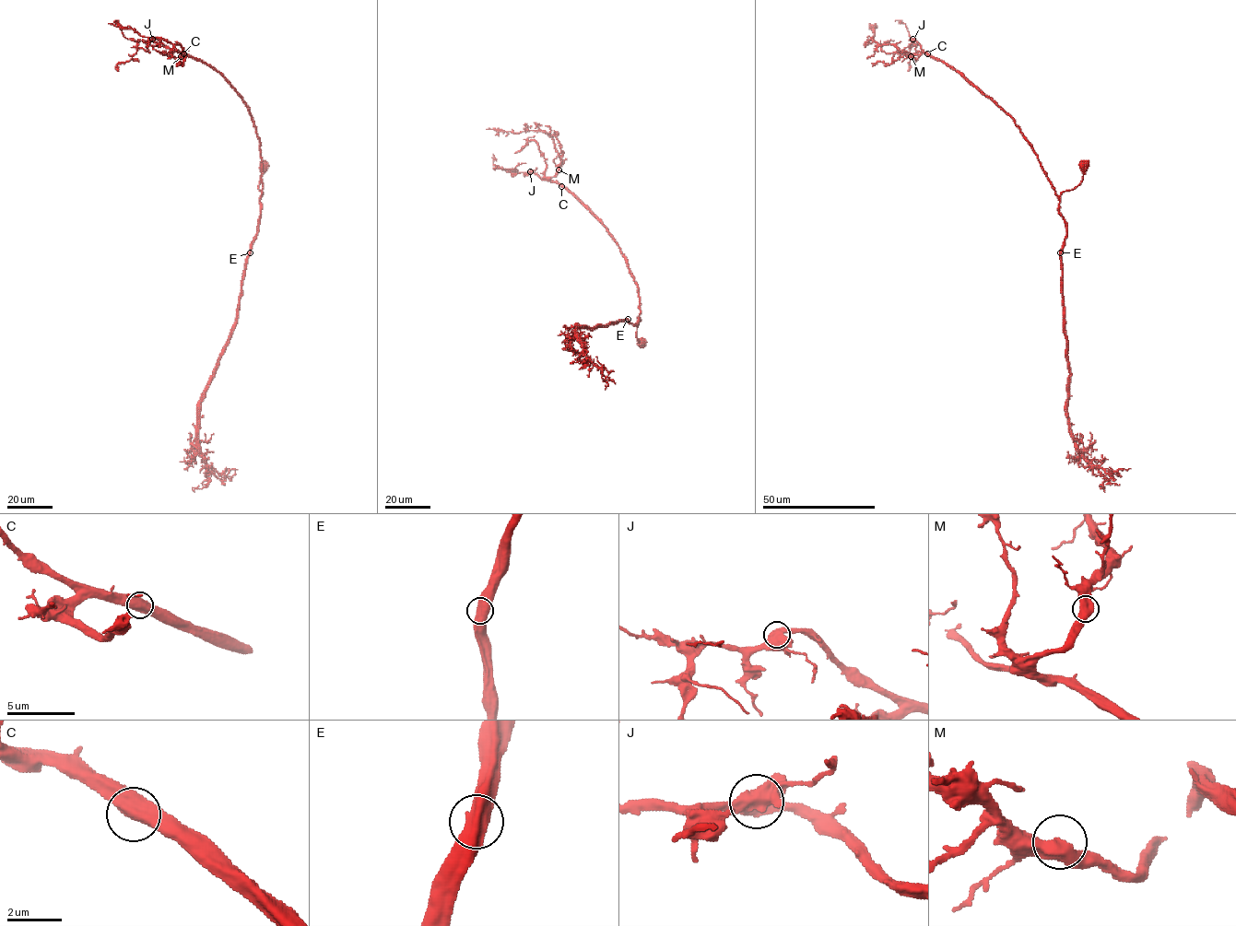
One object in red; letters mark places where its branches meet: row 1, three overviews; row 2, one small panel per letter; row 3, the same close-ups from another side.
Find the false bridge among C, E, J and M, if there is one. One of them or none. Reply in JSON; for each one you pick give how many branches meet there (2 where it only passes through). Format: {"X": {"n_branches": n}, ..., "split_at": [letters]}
{"split_at": []}

